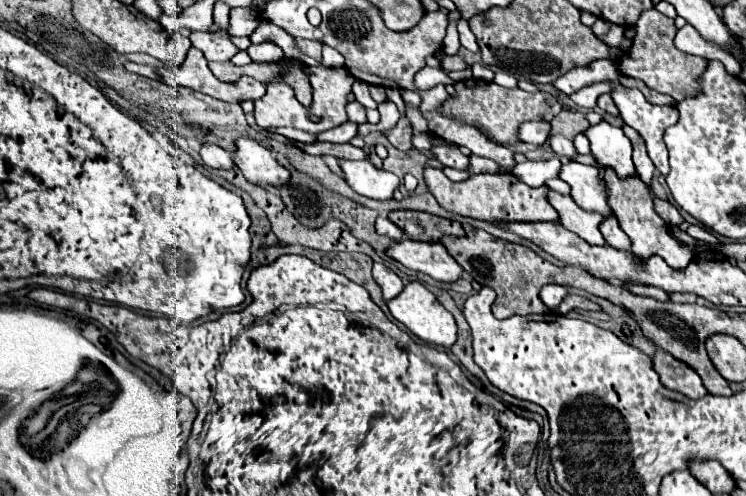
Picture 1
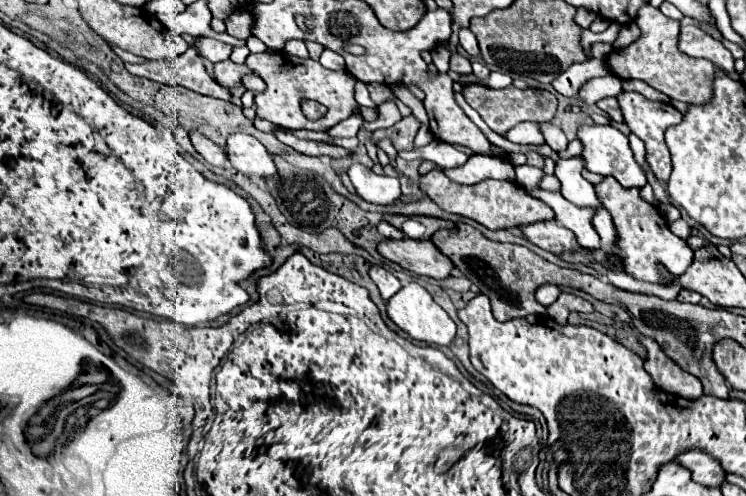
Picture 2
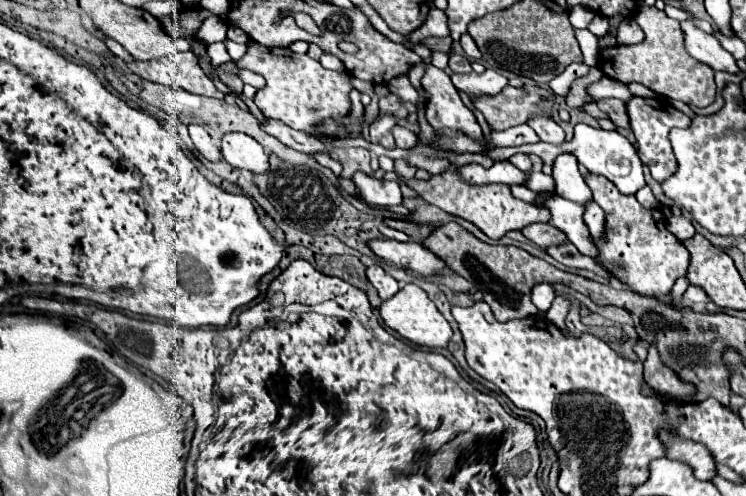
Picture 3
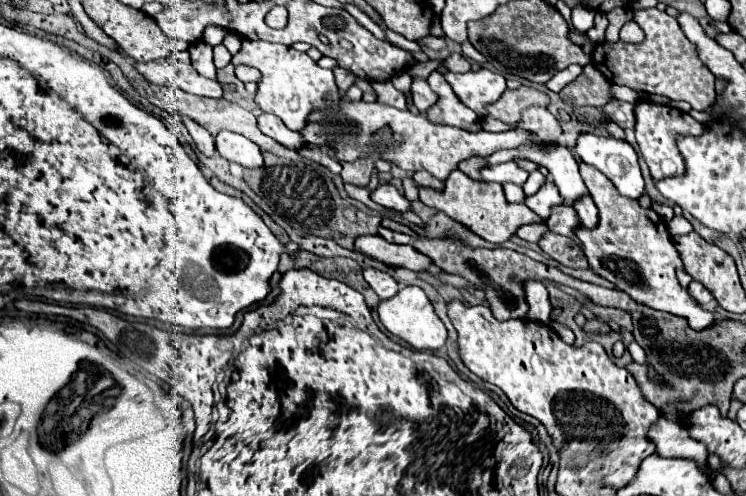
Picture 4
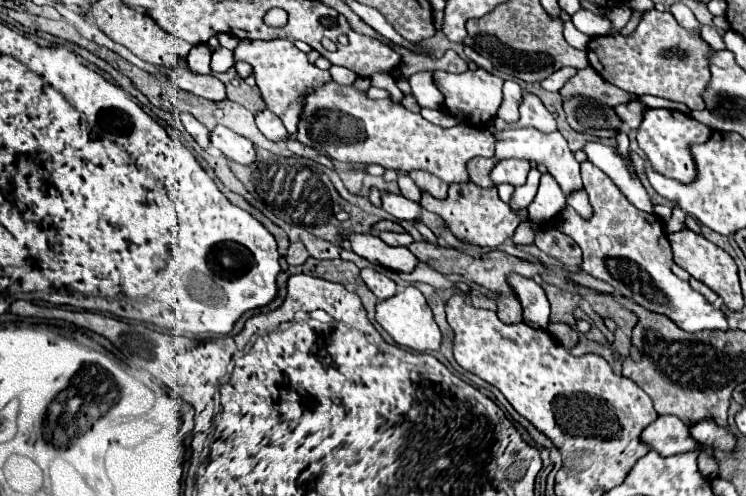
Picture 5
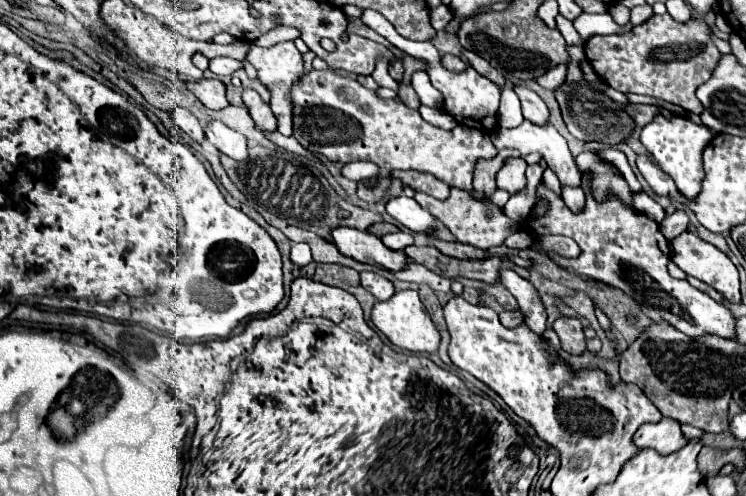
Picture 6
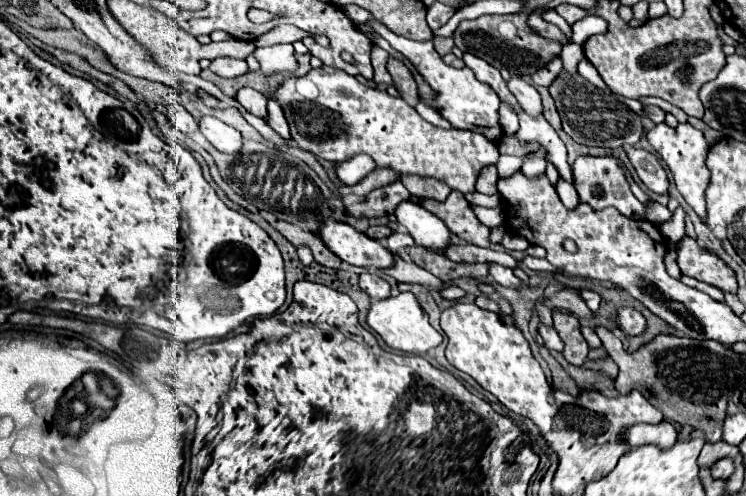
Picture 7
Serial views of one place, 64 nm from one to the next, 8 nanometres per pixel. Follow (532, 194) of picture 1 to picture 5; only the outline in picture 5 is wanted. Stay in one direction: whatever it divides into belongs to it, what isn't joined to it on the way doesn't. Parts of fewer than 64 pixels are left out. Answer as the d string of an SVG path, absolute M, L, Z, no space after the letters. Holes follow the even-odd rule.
M458 182L458 184L450 184L448 188L448 196L444 200L434 198L428 192L422 192L422 200L420 204L438 214L448 228L464 242L472 242L472 244L480 244L480 246L490 246L496 248L500 246L504 240L512 238L516 226L524 220L528 220L528 210L512 210L510 204L502 202L498 196L496 186L492 188L480 188L474 182Z

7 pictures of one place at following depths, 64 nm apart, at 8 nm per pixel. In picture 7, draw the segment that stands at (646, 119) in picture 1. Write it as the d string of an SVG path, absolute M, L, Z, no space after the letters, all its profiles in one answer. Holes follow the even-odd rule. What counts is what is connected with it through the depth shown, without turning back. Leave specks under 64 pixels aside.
M688 122L678 124L676 128L670 128L668 124L656 124L652 130L646 130L646 140L658 154L658 158L668 166L672 172L674 184L678 192L684 196L684 200L694 208L694 212L704 220L704 186L708 186L708 168L704 164L706 154L708 154L708 140L706 136L690 126Z

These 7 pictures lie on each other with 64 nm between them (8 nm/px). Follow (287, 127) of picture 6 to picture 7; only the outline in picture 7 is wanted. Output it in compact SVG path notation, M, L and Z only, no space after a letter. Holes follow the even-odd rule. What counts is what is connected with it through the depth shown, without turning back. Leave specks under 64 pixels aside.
M278 44L270 48L256 48L254 56L260 64L260 70L265 77L278 72L290 72L298 68L296 52L292 44ZM269 100L268 102L268 124L282 136L282 138L290 138L290 130L288 130L288 120L284 118L284 110L276 100Z

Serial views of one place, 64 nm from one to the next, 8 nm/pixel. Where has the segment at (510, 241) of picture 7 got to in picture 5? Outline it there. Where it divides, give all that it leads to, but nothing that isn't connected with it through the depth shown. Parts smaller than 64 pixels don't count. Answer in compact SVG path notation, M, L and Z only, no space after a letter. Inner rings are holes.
M522 222L522 224L516 228L516 232L514 232L514 236L512 236L512 242L514 242L514 244L532 244L532 242L534 242L534 236L536 236L536 232L538 232L540 228L542 228L542 226L536 224L536 222Z

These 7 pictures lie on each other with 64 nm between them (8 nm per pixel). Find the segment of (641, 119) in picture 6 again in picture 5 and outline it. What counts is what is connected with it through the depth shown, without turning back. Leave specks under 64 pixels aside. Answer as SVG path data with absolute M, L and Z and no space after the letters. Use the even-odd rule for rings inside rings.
M626 102L626 104L618 104L614 106L614 112L618 114L620 120L624 120L624 124L628 128L638 128L640 126L640 114L644 112L644 104L642 102Z

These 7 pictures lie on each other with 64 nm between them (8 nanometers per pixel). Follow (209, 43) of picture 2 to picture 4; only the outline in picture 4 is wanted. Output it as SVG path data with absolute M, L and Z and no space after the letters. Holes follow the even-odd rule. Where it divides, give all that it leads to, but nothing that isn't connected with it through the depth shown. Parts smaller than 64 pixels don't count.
M224 44L214 46L214 66L216 68L224 68L226 64L230 64L230 52L224 48Z

